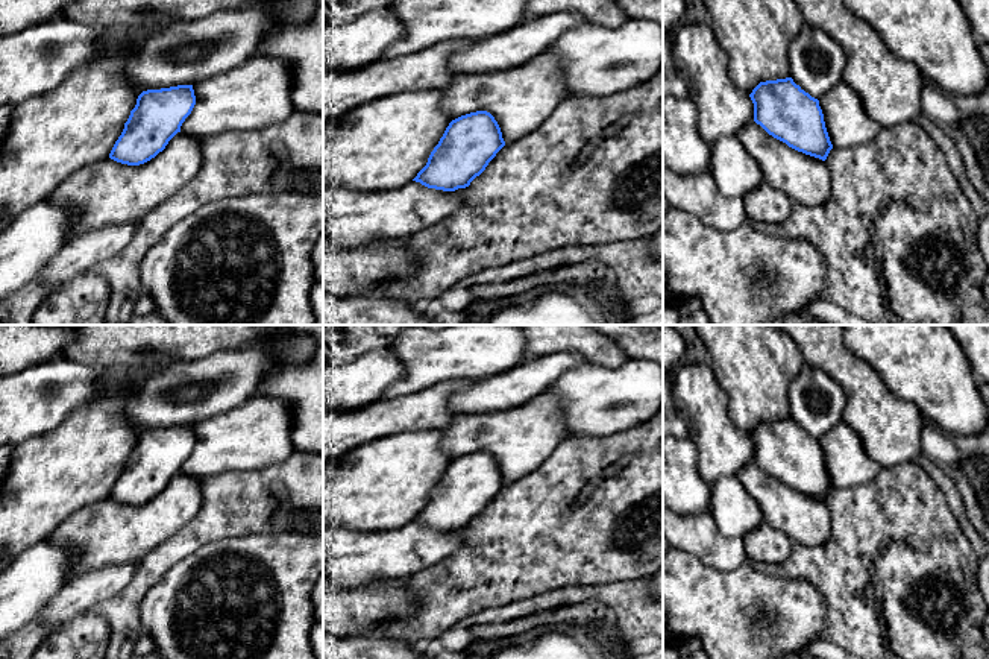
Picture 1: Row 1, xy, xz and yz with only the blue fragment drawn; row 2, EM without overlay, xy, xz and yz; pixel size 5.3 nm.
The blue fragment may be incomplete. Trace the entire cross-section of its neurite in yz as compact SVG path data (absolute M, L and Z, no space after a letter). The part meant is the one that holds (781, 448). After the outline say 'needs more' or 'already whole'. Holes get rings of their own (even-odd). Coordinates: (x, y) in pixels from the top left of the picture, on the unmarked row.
M792 418L760 422L749 434L754 462L769 475L805 495L827 500L830 481L819 440Z | already whole

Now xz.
M490 452L461 456L449 463L413 521L443 531L466 528L504 486L501 468Z | already whole

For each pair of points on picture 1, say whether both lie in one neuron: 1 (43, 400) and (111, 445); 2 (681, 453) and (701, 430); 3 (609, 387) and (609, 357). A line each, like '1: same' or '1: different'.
1: different
2: different
3: different

